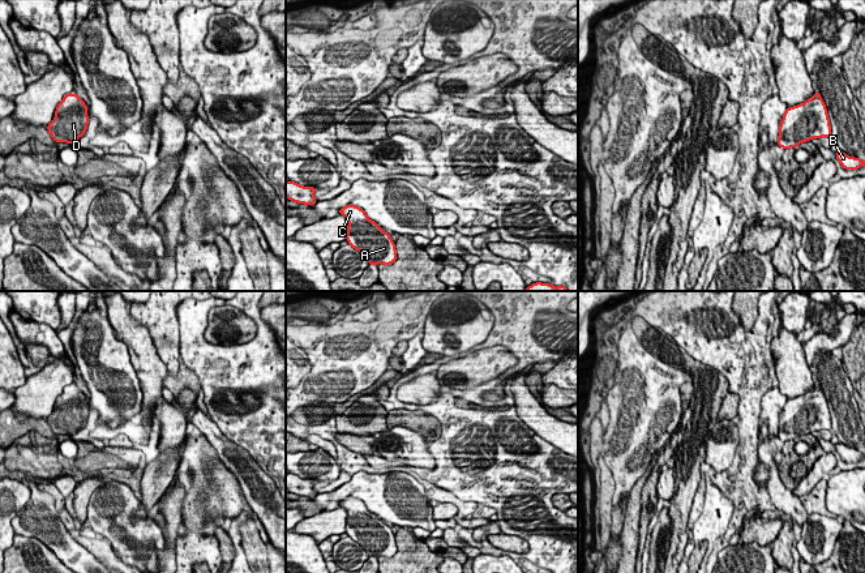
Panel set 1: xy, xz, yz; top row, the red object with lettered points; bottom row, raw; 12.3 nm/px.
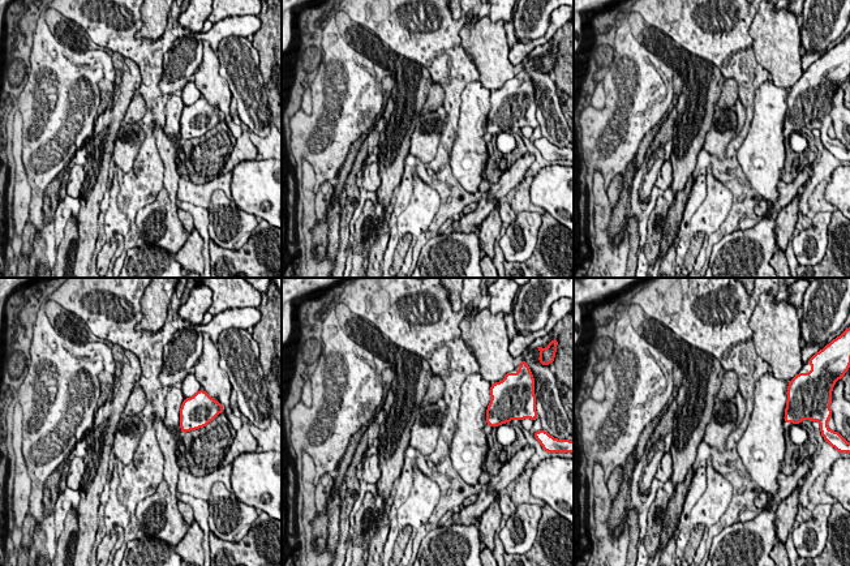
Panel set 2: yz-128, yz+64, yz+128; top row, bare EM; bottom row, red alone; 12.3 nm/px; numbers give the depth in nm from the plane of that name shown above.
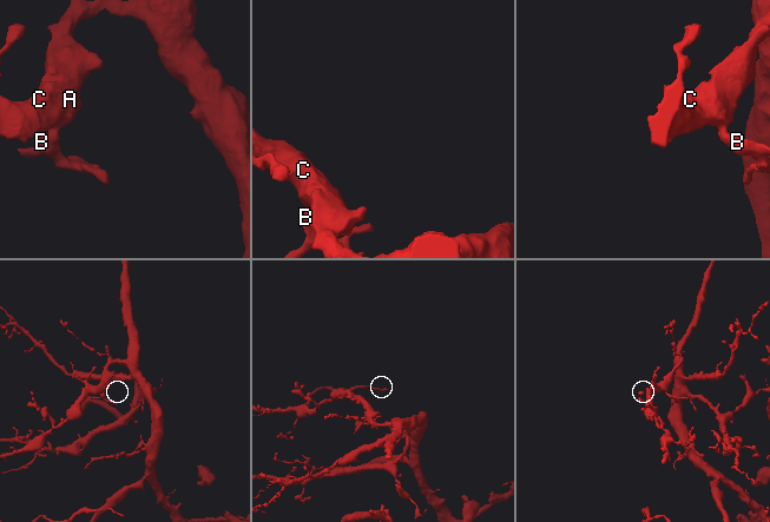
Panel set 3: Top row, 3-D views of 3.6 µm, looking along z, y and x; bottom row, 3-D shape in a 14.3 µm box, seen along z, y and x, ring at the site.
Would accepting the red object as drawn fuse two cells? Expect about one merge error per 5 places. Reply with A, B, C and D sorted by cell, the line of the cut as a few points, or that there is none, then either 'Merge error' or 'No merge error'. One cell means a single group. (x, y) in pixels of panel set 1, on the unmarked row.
Groups: A B C D. No split. No merge error

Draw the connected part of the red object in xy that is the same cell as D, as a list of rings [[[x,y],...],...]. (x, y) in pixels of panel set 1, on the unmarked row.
[[[67,385],[56,398],[53,412],[46,419],[55,435],[72,437],[86,426],[87,398],[78,386]]]

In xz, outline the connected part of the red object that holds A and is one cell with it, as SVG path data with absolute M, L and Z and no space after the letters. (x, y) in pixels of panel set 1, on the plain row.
M346 497L339 500L339 508L348 513L347 535L359 543L369 557L391 557L397 553L398 547L391 529L369 512L361 500Z

